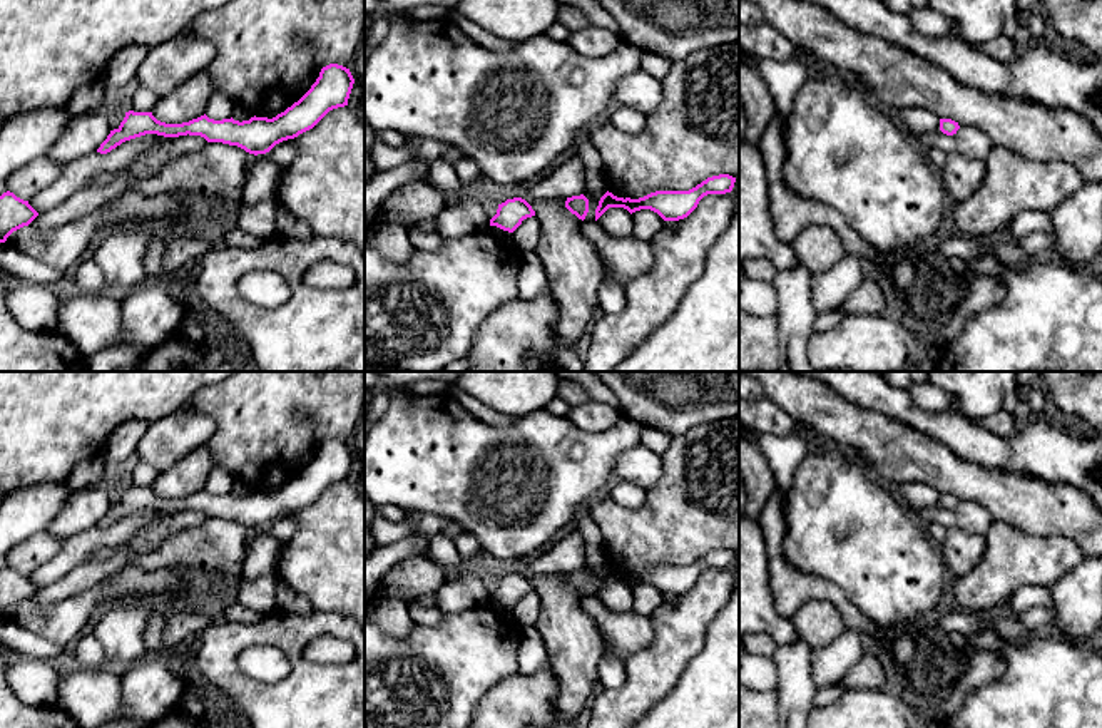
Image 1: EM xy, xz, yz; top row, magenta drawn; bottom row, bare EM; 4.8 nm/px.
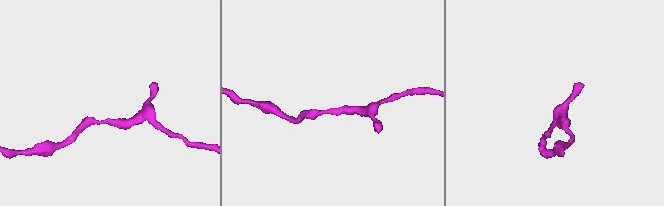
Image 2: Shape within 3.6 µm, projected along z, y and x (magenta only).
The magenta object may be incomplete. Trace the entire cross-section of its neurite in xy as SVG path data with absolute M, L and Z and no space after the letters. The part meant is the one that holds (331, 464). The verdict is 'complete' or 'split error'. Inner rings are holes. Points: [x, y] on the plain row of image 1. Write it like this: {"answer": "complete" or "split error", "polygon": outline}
{"answer": "complete", "polygon": "M329 438L321 443L311 464L284 487L273 494L251 492L249 495L214 495L206 489L182 499L166 499L152 487L125 487L120 500L107 510L97 527L107 529L125 515L157 509L164 512L201 510L207 517L237 520L249 529L266 529L276 519L294 514L313 504L329 485L348 480L355 454L349 443Z"}

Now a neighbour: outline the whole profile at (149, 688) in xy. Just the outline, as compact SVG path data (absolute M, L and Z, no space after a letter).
M159 658L132 664L122 676L124 718L152 723L179 706L186 684Z

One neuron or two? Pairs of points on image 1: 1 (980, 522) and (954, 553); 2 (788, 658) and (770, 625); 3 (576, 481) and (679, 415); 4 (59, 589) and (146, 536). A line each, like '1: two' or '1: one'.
1: two
2: two
3: two
4: one

